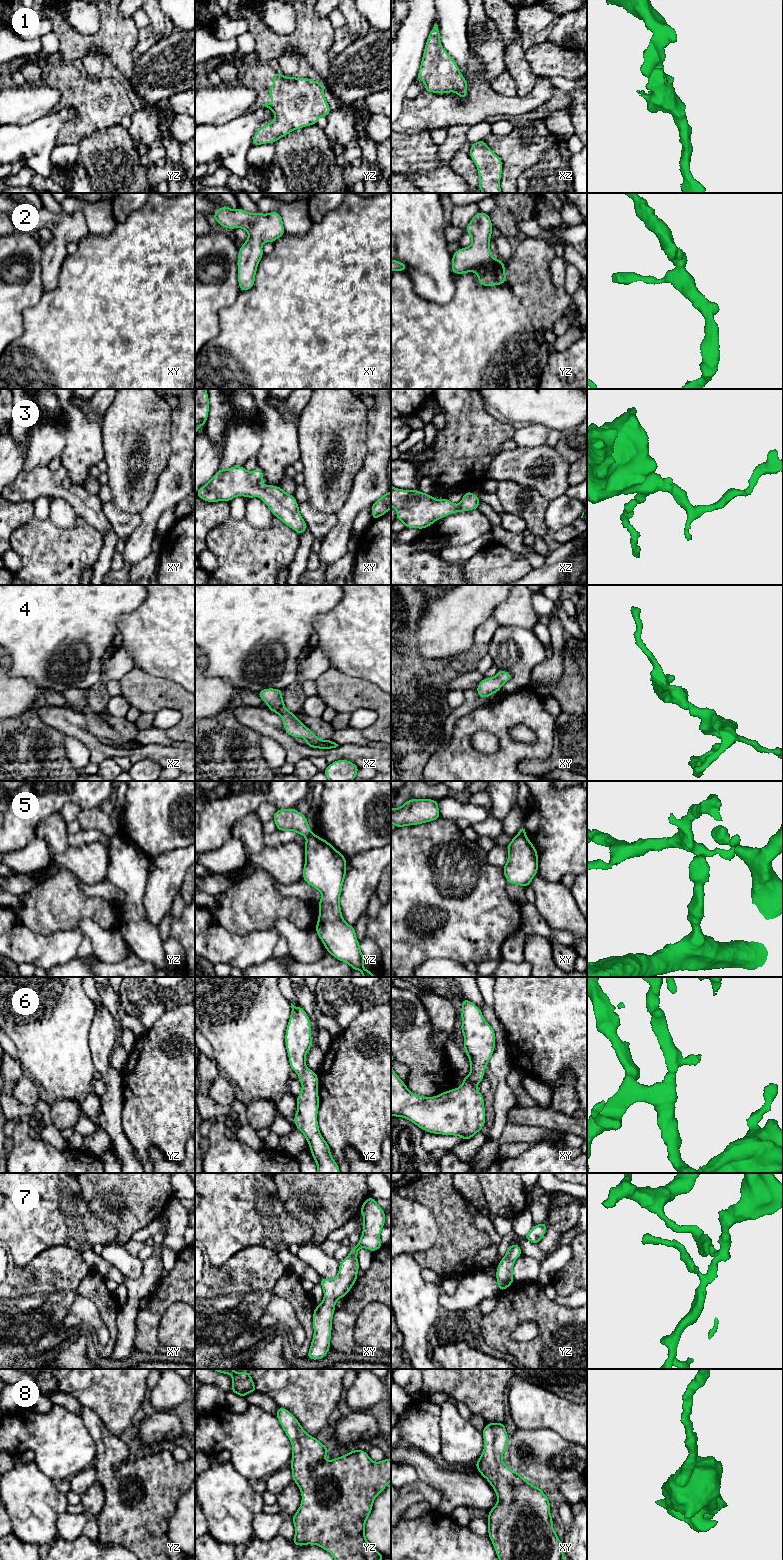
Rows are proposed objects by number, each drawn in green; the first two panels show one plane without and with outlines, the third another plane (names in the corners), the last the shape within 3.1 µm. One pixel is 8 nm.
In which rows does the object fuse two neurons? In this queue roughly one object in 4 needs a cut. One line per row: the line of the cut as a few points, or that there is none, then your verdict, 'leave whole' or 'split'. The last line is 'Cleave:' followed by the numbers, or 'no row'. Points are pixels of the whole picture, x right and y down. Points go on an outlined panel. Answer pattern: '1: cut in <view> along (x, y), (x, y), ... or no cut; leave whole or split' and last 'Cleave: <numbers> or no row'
1: no cut; leave whole
2: no cut; leave whole
3: no cut; leave whole
4: no cut; leave whole
5: cut in xy along (518, 834), (525, 836); split
6: no cut; leave whole
7: no cut; leave whole
8: no cut; leave whole
Cleave: 5

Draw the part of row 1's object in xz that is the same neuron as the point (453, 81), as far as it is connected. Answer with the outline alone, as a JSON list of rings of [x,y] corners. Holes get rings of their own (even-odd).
[[[437,24],[427,38],[417,79],[425,81],[423,90],[428,92],[456,92],[462,99],[467,97],[468,82],[455,60],[442,47]]]

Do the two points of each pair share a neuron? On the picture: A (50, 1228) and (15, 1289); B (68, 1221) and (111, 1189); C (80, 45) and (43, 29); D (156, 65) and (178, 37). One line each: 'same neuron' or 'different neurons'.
A: different neurons
B: different neurons
C: different neurons
D: same neuron

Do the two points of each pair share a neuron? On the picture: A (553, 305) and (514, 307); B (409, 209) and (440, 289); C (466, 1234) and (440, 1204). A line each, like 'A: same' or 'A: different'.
A: different
B: same
C: same

